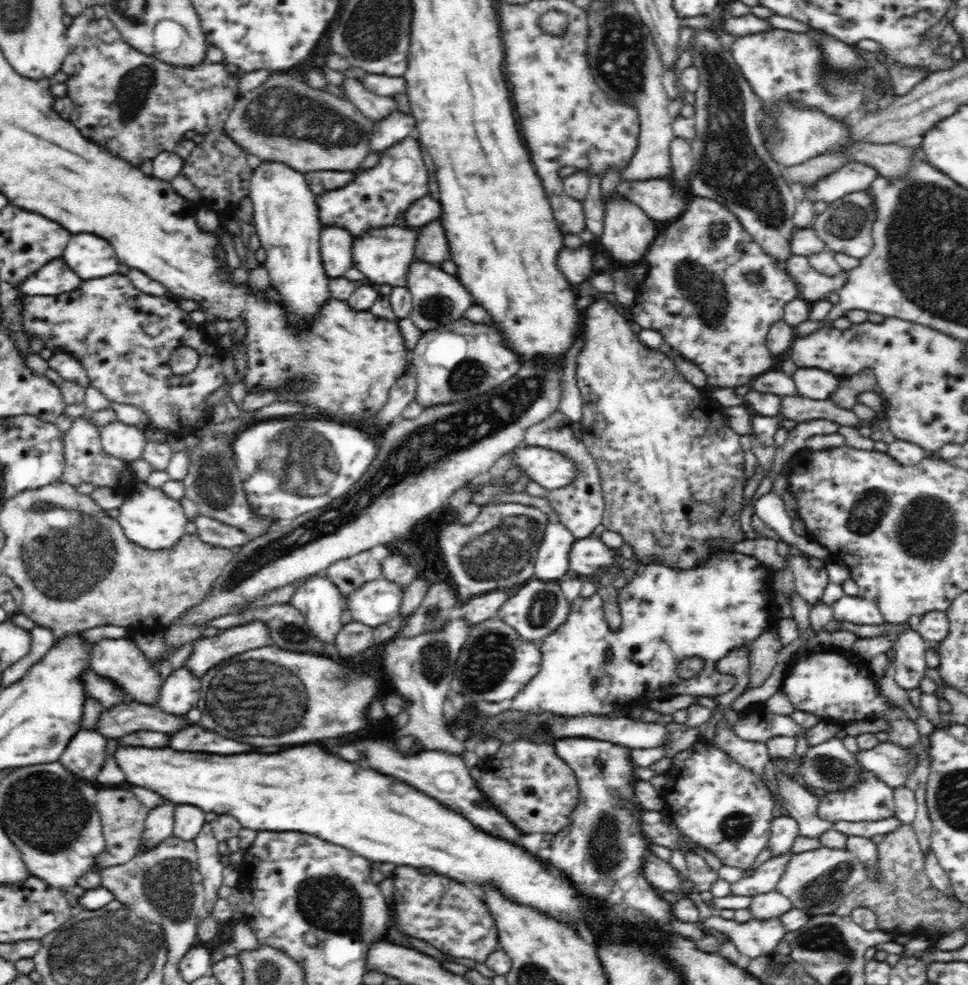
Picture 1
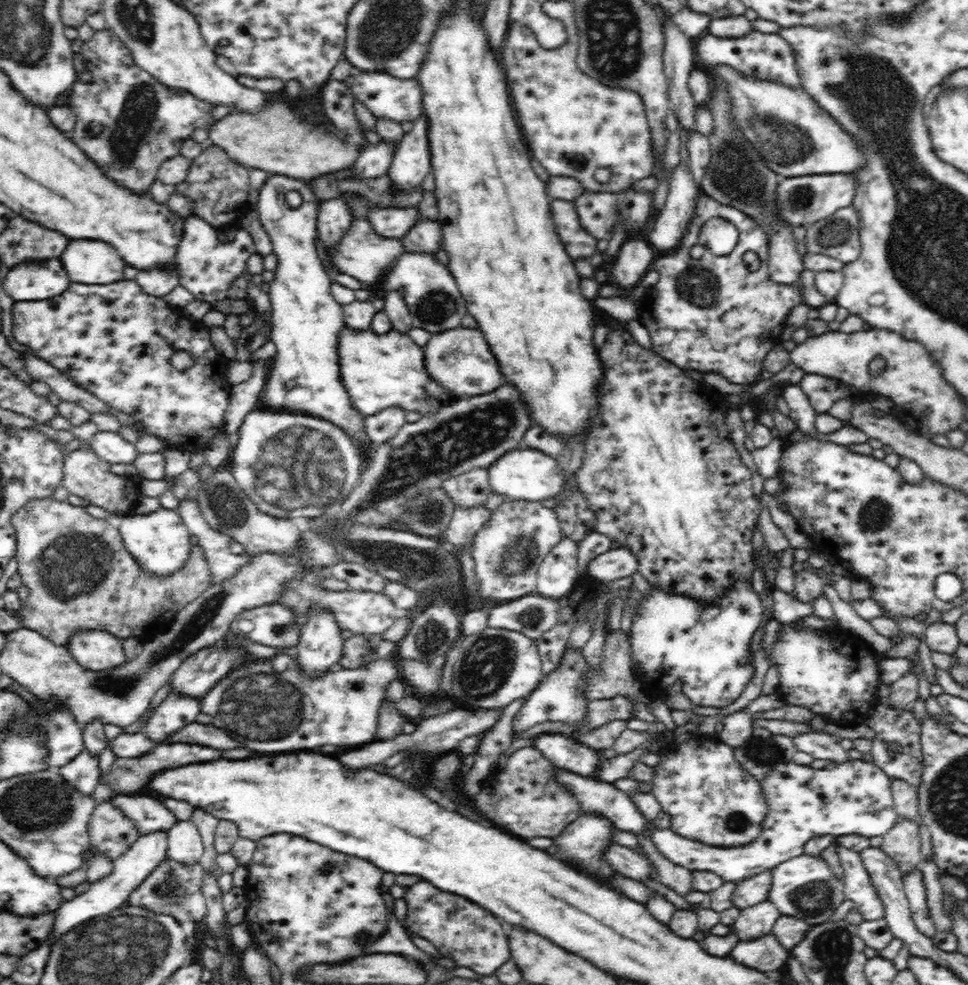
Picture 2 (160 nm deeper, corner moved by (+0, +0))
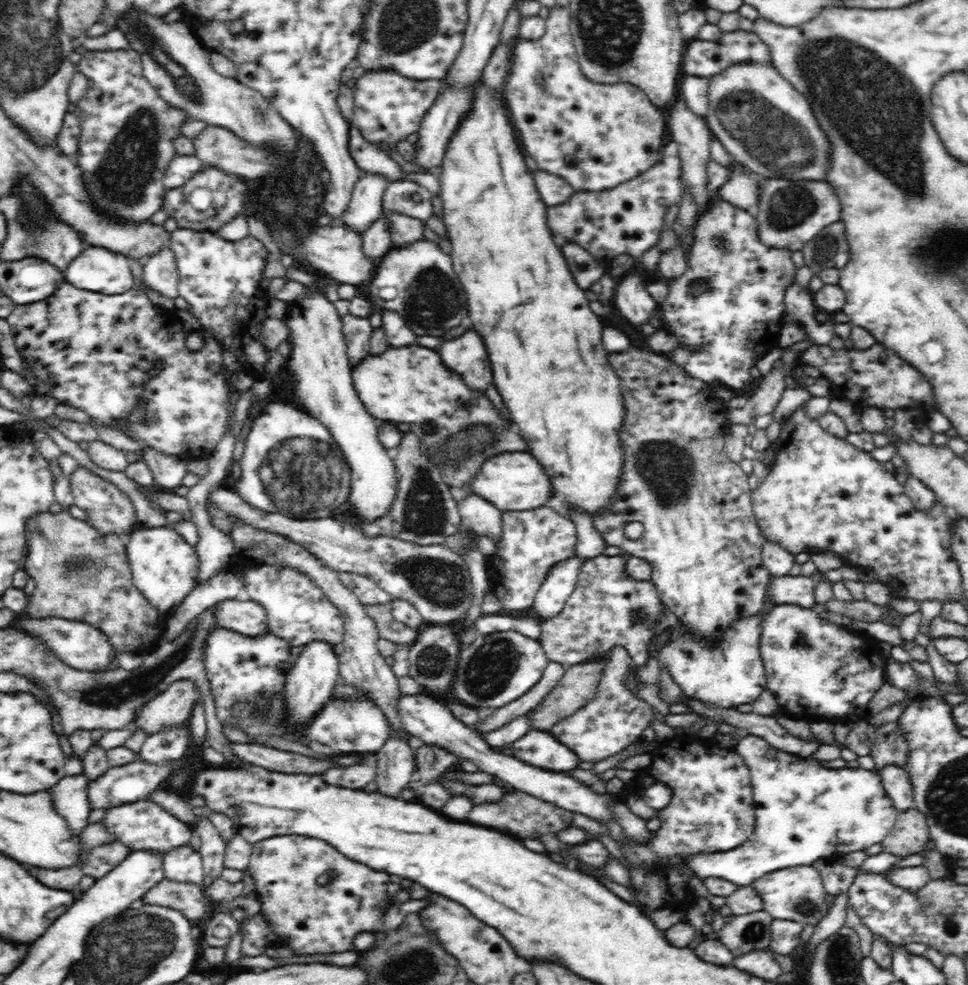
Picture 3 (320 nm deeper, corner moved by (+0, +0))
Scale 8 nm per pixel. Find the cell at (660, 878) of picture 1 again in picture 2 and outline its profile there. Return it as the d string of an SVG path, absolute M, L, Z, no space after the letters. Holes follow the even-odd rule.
M610 843L605 848L603 859L618 873L636 881L651 879L652 864L647 857L617 843Z

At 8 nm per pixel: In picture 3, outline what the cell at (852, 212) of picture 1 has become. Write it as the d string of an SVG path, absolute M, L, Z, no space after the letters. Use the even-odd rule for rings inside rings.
M838 220L823 228L802 247L805 265L814 275L824 268L844 268L850 258L850 249L845 235L845 226Z

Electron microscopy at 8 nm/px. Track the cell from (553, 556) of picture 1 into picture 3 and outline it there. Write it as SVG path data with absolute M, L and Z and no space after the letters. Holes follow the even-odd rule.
M574 554L572 558L552 566L540 590L536 592L533 602L534 614L541 620L548 620L562 612L562 608L566 606L566 600L578 582L582 563L580 557Z

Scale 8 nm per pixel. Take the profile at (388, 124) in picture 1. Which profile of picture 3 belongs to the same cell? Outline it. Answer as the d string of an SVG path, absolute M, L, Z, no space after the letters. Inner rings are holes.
M362 171L358 182L353 186L351 201L339 224L363 234L372 222L376 222L380 216L385 216L382 200L387 186L388 180L385 176Z

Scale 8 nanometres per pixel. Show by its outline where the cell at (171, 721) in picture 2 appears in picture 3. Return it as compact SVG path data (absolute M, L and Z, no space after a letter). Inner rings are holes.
M188 723L147 735L139 753L140 760L150 764L168 764L188 752L190 739Z

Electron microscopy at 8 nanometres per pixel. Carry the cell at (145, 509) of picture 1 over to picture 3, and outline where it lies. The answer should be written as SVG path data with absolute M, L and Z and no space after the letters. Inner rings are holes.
M170 525L150 529L138 527L130 534L126 552L133 585L160 612L175 611L198 584L199 562L195 547L188 544Z

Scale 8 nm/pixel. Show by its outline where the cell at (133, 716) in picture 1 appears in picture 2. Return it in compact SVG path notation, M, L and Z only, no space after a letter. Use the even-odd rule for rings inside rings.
M188 724L178 732L172 732L168 738L164 738L170 743L186 742L186 744L202 744L208 748L218 748L218 750L234 750L240 748L236 740L232 740L226 732L222 732L216 726L204 726L204 724Z

